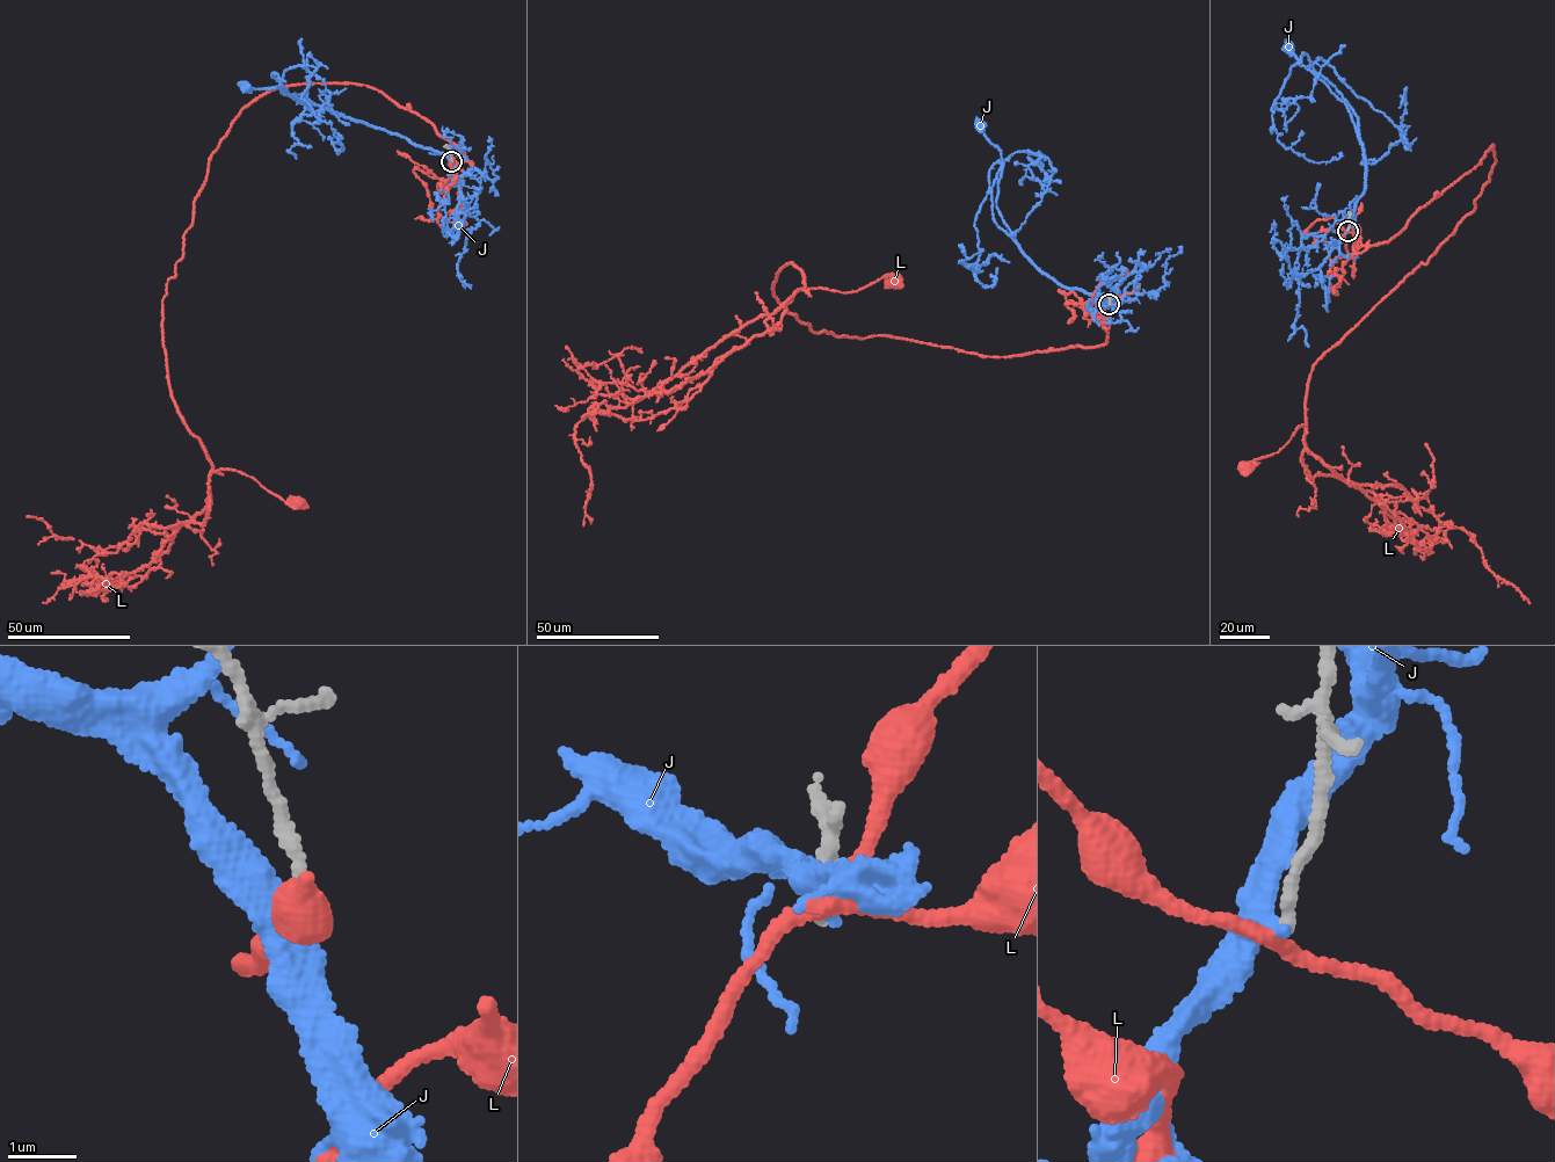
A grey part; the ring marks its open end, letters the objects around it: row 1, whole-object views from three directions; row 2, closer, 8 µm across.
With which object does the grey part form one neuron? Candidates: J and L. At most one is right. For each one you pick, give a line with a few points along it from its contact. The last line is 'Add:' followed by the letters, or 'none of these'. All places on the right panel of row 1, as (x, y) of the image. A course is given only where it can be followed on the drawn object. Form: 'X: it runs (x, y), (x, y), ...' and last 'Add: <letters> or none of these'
Add: none of these

